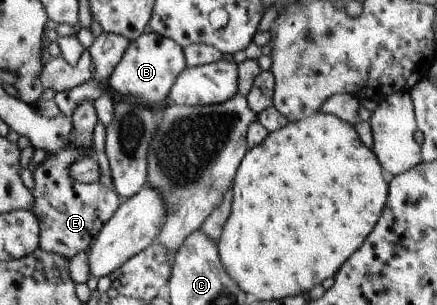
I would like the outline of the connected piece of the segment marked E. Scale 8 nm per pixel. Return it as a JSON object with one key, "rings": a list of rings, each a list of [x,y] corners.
{"rings":[[[81,101],[71,114],[71,141],[62,151],[48,154],[47,158],[37,165],[32,174],[33,187],[29,190],[33,197],[32,210],[39,227],[38,247],[47,252],[71,258],[82,249],[86,249],[101,230],[101,227],[112,217],[119,206],[117,193],[106,189],[99,183],[79,184],[68,177],[69,165],[74,160],[92,153],[92,129],[96,125],[97,115],[92,101]]]}

